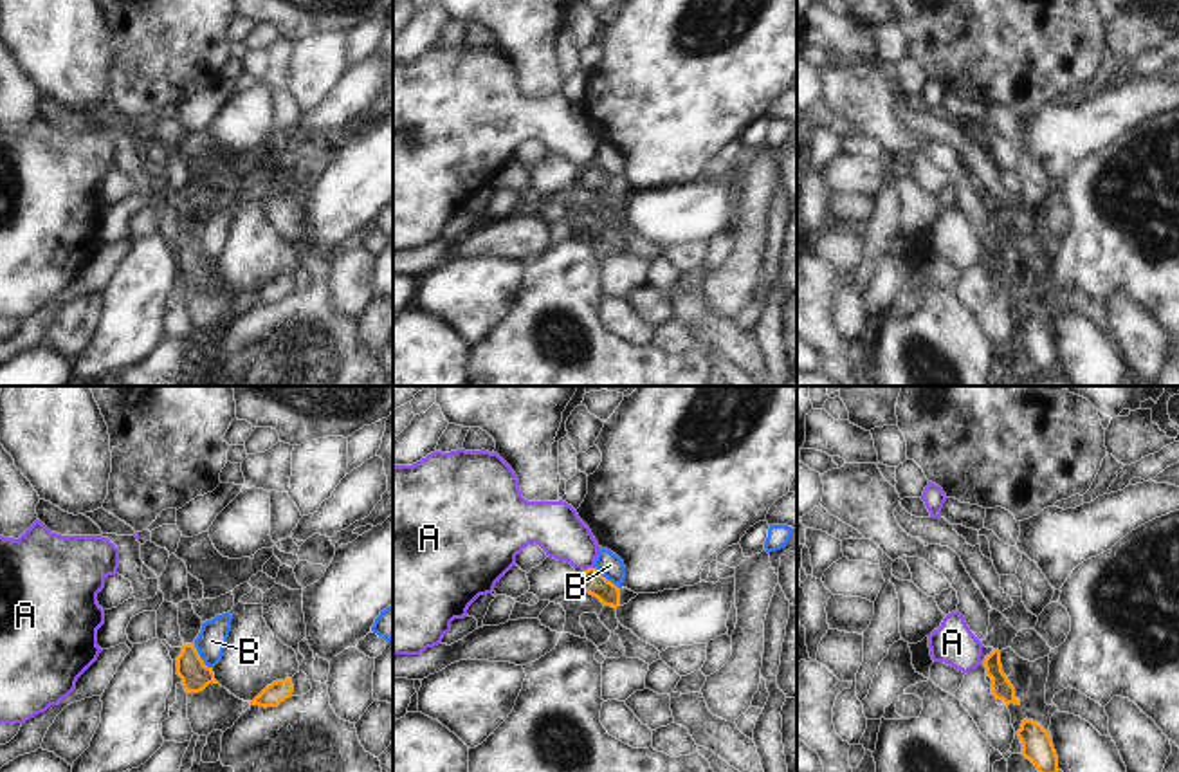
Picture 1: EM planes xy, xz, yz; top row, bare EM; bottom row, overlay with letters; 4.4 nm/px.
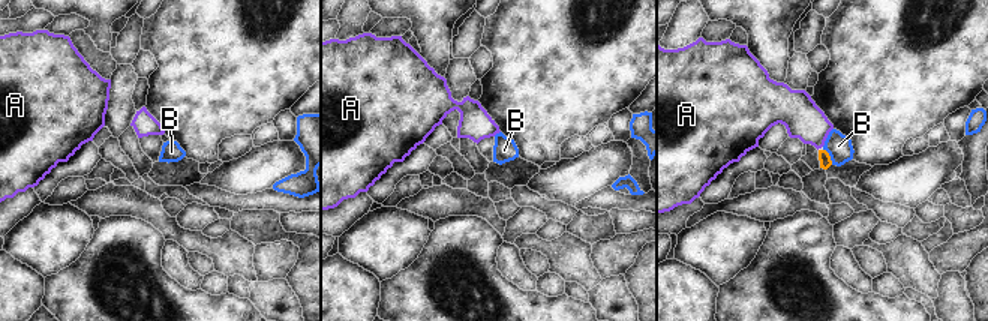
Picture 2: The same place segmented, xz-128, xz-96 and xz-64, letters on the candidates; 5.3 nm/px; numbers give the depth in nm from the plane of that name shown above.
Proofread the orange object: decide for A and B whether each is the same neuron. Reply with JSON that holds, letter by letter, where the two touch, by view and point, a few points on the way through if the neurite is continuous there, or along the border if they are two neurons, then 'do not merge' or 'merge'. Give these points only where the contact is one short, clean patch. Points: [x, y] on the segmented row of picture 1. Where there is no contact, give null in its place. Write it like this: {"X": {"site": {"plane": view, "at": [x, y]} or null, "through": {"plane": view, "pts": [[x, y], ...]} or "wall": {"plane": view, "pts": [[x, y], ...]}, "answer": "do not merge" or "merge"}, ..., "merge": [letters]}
{"A": {"site": {"plane": "xz", "at": [588, 569]}, "wall": {"plane": "xz", "pts": [[594, 567], [584, 570]]}, "answer": "do not merge"}, "B": {"site": {"plane": "xy", "at": [199, 657]}, "wall": {"plane": "xy", "pts": [[193, 644], [199, 657], [211, 668]]}, "answer": "do not merge"}, "merge": []}

